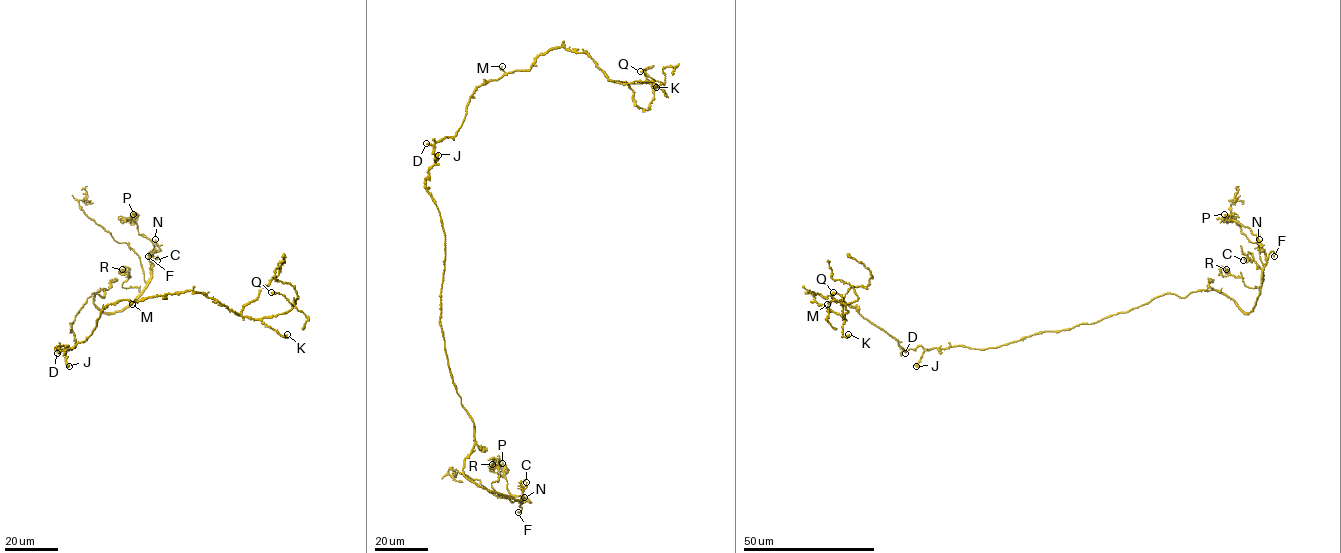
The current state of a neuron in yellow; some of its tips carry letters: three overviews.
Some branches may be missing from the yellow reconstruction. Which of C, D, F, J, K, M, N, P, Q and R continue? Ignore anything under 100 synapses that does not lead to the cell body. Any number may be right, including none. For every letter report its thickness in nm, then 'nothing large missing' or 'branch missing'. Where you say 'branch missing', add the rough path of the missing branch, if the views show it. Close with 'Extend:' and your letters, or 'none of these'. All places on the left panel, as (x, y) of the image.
C: 200 nm thick; nothing large missing
D: 340 nm thick; nothing large missing
F: 360 nm thick; branch missing; missing branch runs (148, 256), (152, 268), (150, 283), (141, 292), (131, 294), (137, 287), (148, 283)
J: 600 nm thick; nothing large missing
K: 400 nm thick; nothing large missing
M: 440 nm thick; nothing large missing
N: 160 nm thick; nothing large missing
P: 300 nm thick; nothing large missing
Q: 320 nm thick; nothing large missing
R: 200 nm thick; nothing large missing
Extend: F

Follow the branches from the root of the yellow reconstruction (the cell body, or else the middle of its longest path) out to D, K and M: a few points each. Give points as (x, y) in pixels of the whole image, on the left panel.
D: (74, 348), (59, 346), (56, 349), (67, 345), (57, 353)
K: (74, 348), (56, 349), (84, 341), (108, 304), (189, 290), (287, 334)
M: (74, 348), (56, 349), (72, 348), (84, 341), (108, 304), (135, 300), (132, 304)

